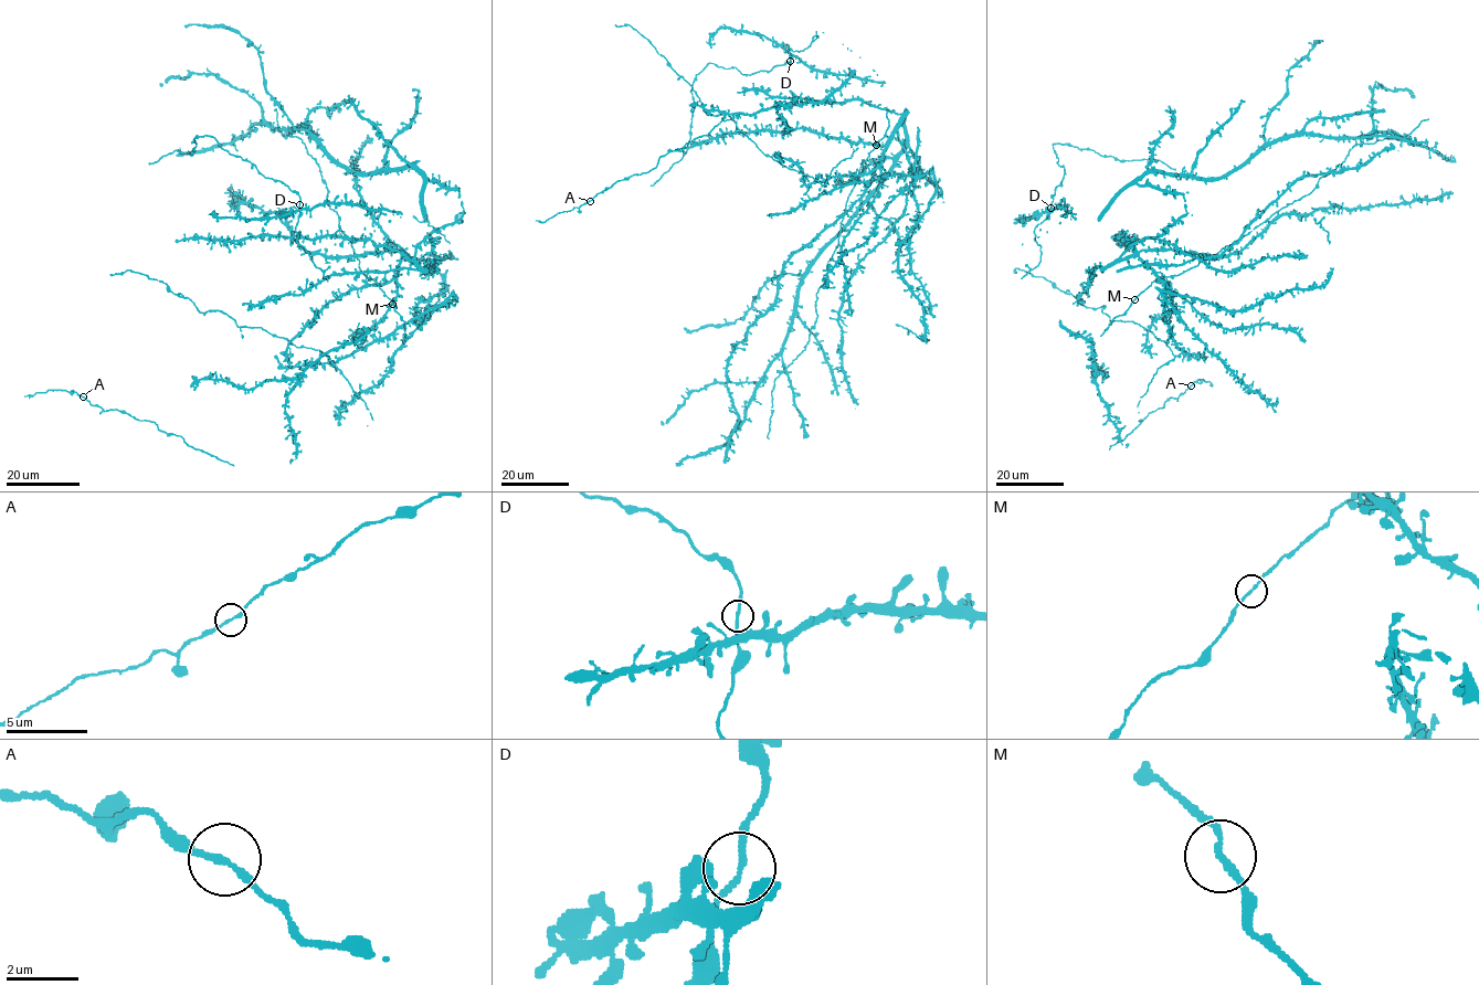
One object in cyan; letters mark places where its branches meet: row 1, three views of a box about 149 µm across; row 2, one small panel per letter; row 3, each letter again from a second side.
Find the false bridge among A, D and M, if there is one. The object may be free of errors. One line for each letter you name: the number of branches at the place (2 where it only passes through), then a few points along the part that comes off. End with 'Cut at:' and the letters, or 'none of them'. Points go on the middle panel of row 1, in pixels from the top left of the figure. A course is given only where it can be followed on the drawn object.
Cut at: none of them

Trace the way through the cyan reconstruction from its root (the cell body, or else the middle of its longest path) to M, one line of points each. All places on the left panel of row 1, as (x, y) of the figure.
M: (327, 193), (328, 207), (339, 218), (339, 230), (351, 242), (359, 267), (377, 283), (391, 304)

